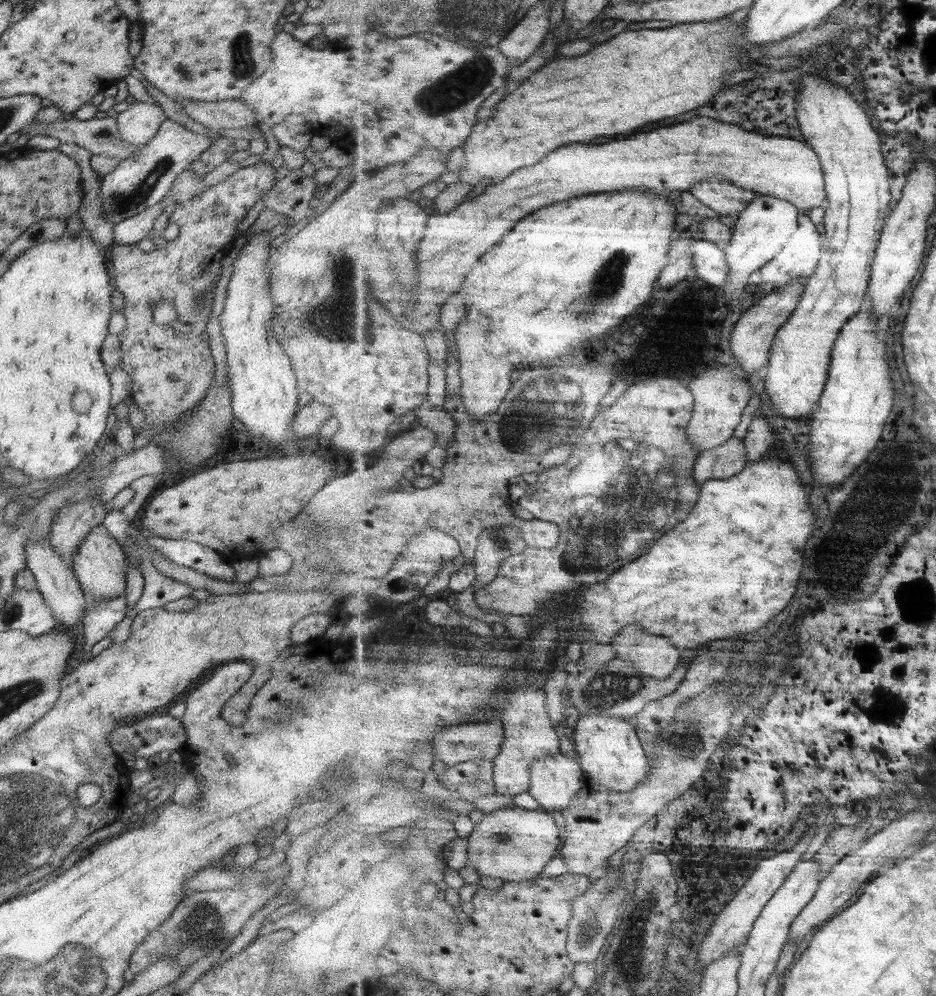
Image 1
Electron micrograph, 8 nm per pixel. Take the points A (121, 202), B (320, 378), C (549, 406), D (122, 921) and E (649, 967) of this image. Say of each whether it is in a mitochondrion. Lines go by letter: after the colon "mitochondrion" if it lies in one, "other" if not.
A: mitochondrion
B: other
C: mitochondrion
D: other
E: other

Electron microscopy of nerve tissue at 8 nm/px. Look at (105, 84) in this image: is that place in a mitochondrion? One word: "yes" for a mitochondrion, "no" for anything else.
no

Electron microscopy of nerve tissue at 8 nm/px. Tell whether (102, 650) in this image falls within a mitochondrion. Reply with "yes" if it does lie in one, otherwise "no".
no

